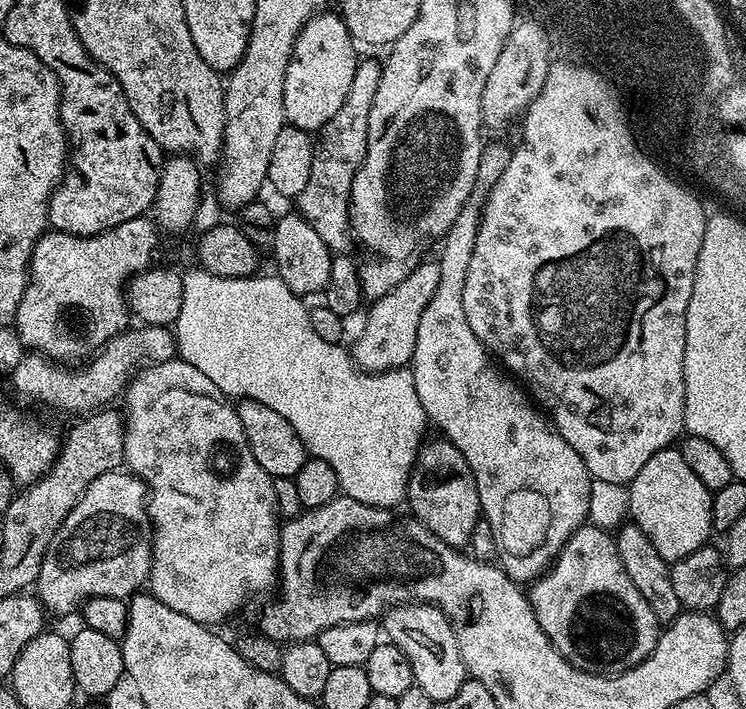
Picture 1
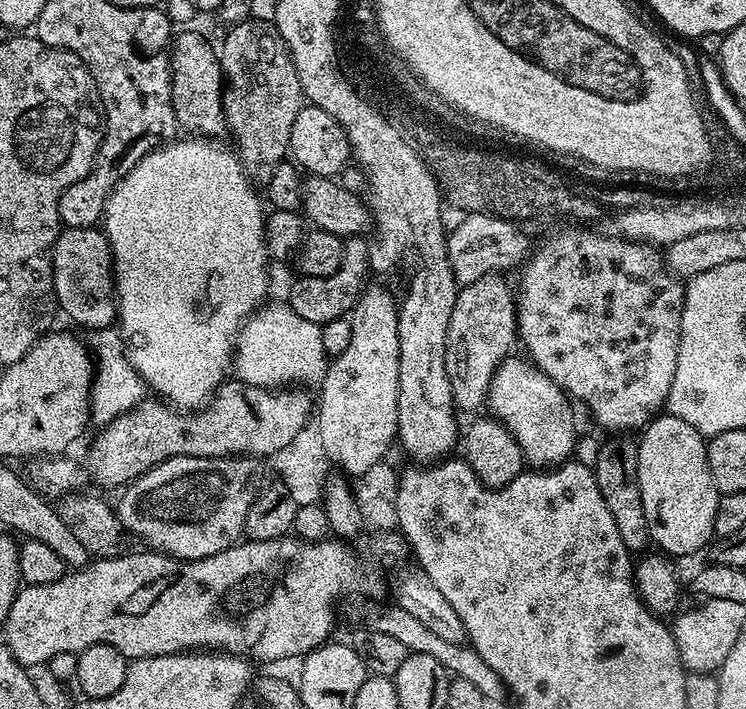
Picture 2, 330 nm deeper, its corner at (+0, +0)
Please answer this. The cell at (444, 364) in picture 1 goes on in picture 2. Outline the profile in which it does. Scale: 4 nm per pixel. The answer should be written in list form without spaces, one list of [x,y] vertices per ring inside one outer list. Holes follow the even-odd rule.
[[[509,354],[500,361],[488,387],[487,407],[492,407],[489,408],[491,415],[512,432],[529,465],[563,464],[575,453],[578,439],[576,416],[572,413],[573,401],[531,359],[516,355]]]

